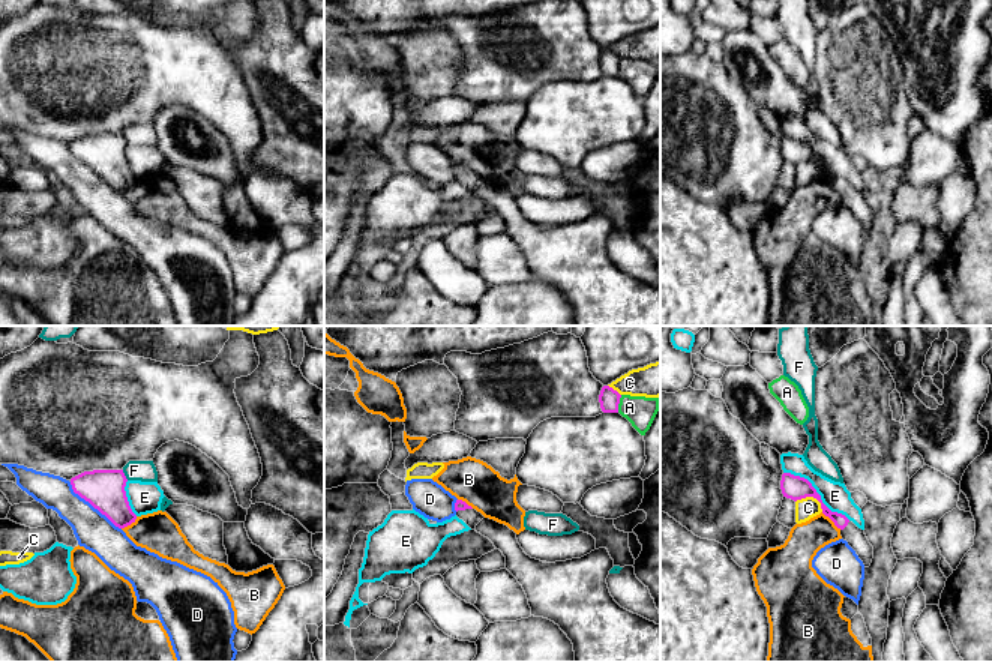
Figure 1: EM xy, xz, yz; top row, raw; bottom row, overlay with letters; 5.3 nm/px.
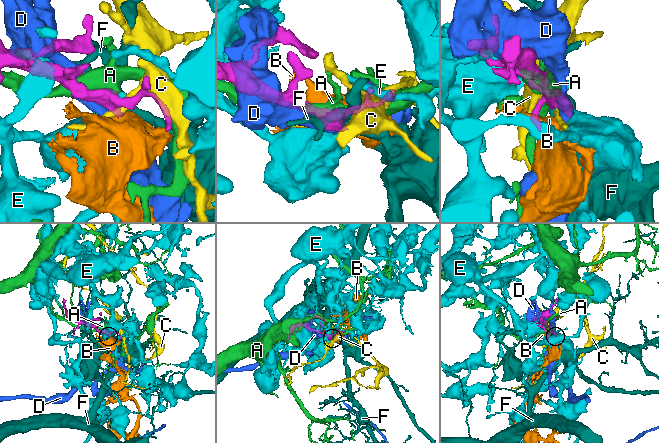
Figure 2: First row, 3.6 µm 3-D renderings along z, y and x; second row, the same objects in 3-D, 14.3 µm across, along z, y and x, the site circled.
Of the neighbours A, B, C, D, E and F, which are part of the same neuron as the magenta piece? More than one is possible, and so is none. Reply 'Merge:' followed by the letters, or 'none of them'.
Merge: none of them

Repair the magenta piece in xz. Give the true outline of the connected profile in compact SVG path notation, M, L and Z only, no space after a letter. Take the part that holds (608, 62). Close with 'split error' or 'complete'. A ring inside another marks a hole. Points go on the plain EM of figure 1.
M603 50L599 59L600 72L603 77L618 77L621 59L609 50Z; complete

